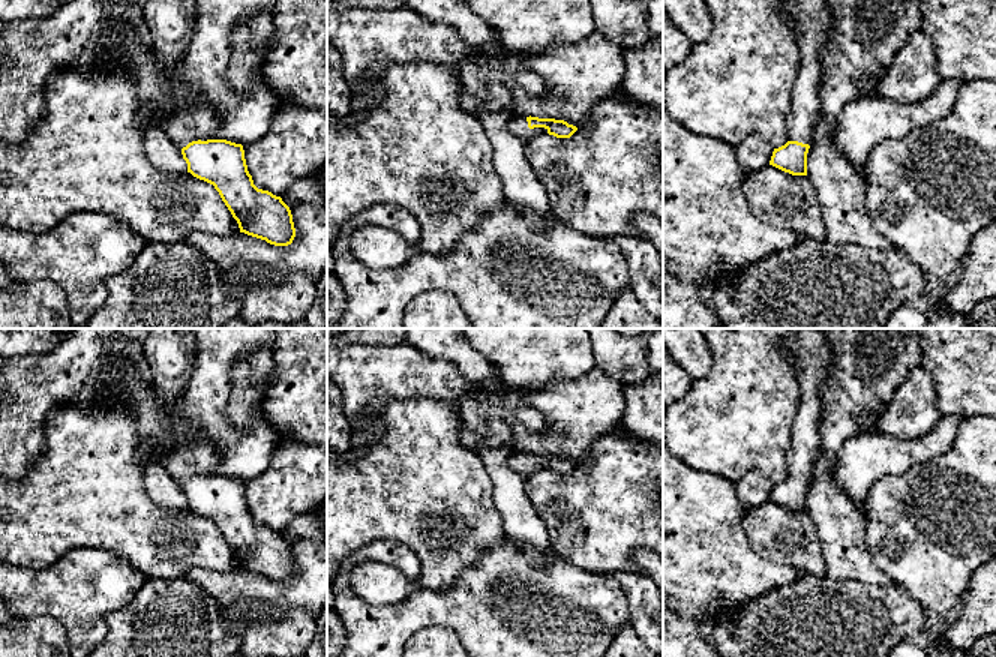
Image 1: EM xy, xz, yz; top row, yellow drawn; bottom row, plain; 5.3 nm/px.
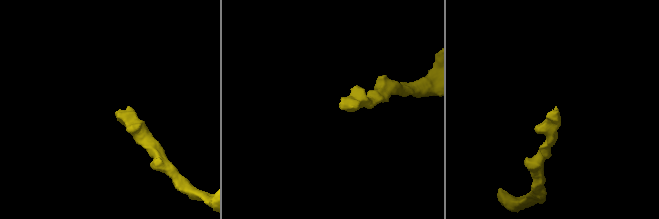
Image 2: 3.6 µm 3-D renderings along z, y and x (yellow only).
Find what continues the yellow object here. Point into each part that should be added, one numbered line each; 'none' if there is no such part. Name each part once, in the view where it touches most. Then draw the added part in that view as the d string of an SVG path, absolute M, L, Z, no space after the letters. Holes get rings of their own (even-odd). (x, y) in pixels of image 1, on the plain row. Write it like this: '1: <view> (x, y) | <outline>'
1: xz (518, 462) | M514 452L508 459L507 459L507 465L518 474L522 474L525 477L548 470L548 465L544 464L534 464L530 465L528 464L528 458L526 453L520 453L520 452Z

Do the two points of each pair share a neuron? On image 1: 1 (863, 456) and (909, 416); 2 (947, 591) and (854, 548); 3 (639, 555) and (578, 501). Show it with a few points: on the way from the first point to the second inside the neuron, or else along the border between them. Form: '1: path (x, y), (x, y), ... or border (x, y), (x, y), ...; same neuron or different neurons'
1: border (870, 429), (902, 438), (923, 435); different neurons
2: border (864, 521), (866, 545), (870, 558), (893, 582); different neurons
3: border (644, 546), (632, 552), (632, 558), (639, 570); different neurons

